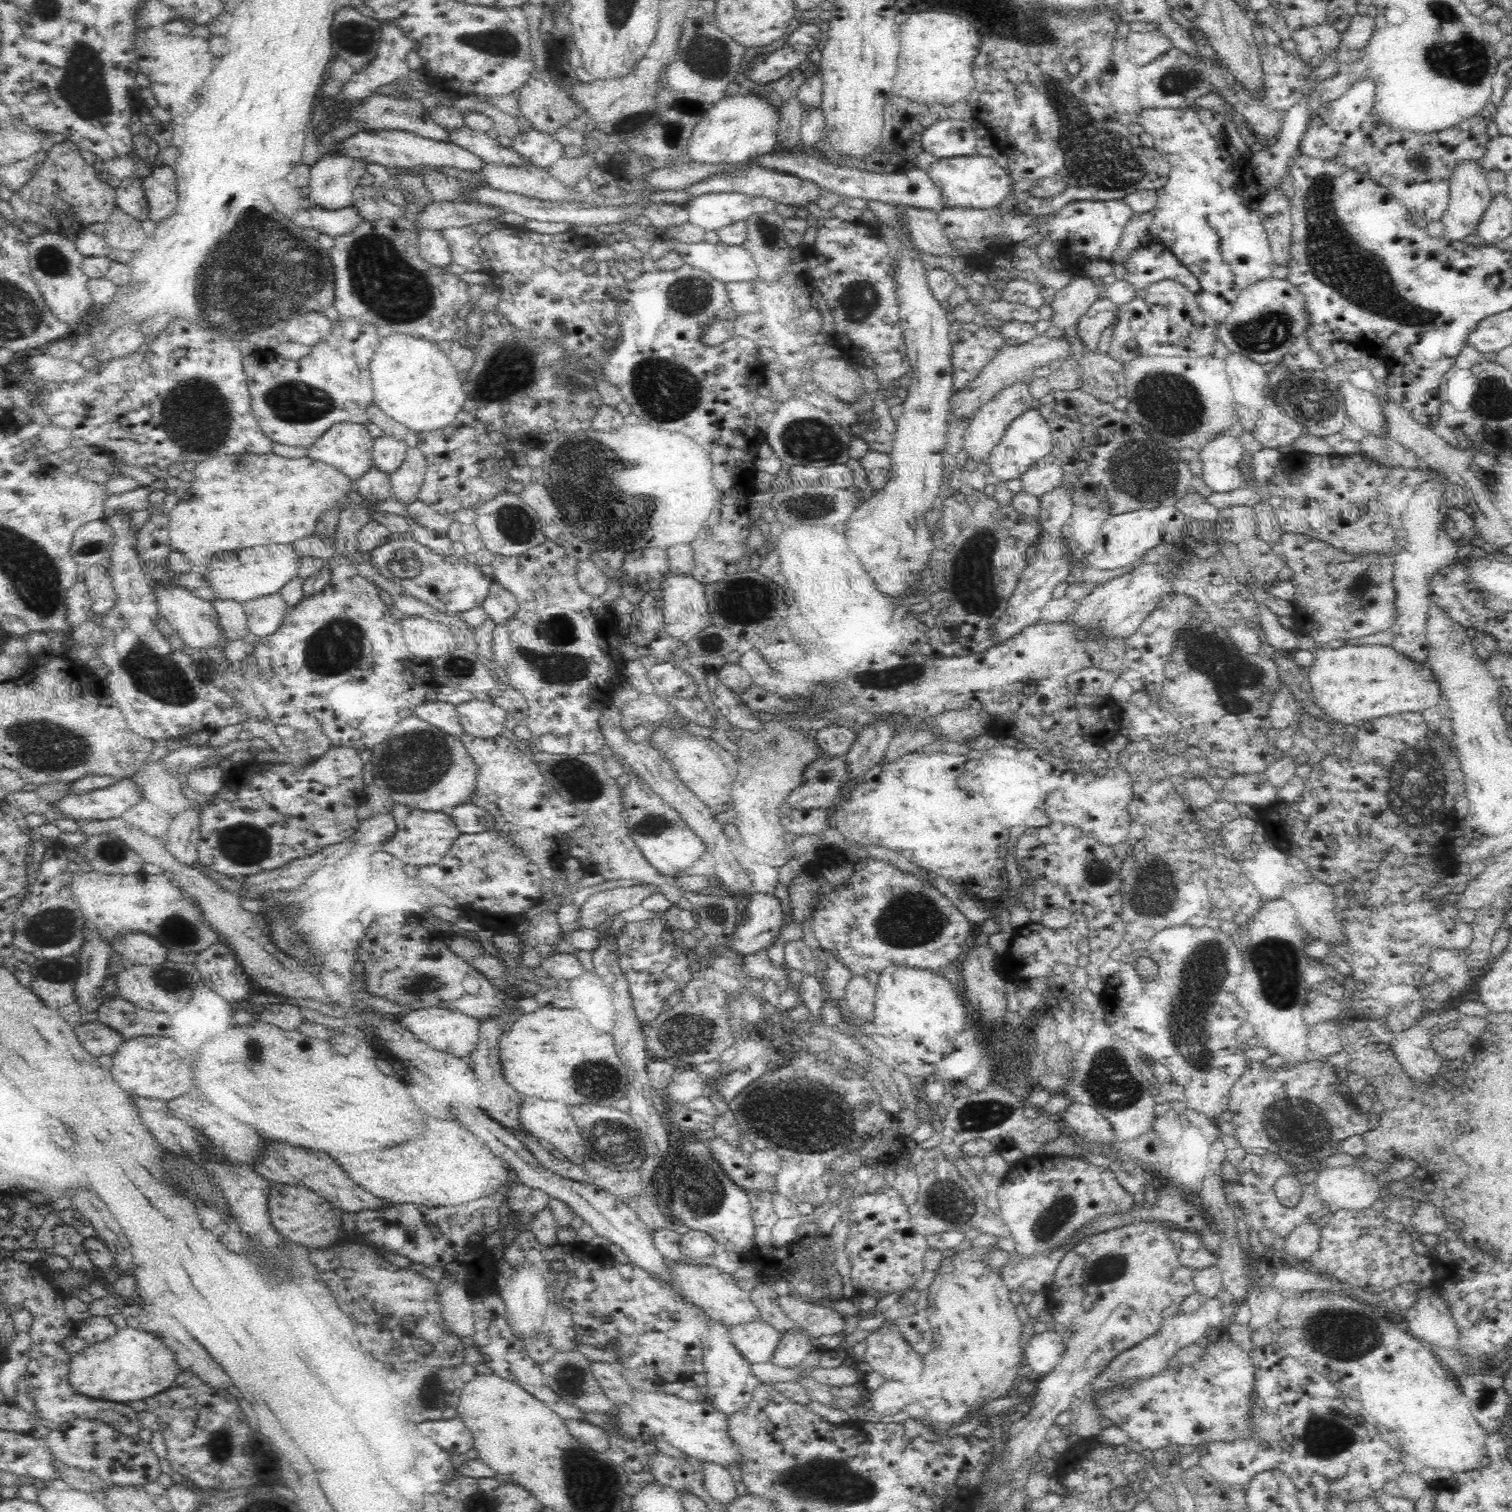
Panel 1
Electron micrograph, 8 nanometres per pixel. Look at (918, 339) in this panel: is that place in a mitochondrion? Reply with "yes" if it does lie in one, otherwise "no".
no

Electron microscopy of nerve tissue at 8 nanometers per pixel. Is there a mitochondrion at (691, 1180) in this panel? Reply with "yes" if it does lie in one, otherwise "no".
yes

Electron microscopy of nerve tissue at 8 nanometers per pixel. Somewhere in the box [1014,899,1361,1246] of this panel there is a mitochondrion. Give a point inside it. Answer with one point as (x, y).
(1204, 970)

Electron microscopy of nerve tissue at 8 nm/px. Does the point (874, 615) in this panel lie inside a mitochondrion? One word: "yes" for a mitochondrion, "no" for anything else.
no

